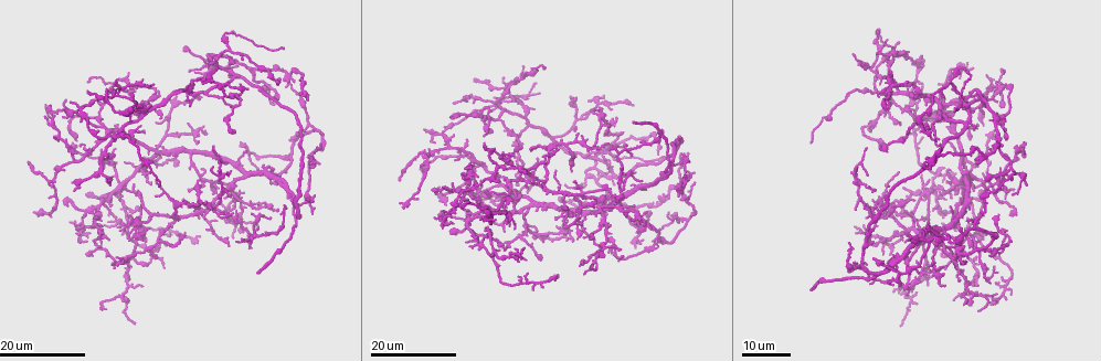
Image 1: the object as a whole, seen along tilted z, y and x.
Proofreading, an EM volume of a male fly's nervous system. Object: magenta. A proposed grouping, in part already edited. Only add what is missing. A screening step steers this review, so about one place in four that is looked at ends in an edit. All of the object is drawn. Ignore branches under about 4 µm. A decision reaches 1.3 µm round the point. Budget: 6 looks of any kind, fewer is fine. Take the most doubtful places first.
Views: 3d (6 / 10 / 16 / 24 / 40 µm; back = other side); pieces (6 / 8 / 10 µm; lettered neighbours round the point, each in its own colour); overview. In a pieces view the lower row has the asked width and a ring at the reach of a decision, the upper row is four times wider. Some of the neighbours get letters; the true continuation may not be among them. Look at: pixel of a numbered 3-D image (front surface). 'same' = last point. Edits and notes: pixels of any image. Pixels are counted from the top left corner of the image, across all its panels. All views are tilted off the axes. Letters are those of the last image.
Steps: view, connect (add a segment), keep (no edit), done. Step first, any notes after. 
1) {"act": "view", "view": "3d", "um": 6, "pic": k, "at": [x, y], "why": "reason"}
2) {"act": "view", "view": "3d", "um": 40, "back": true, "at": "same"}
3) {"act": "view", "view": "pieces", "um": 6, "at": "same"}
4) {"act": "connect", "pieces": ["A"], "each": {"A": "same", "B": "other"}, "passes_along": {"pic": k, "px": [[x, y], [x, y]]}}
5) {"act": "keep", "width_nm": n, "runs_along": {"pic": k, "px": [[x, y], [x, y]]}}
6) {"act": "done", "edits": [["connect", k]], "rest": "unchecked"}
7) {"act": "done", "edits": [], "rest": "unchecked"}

{"act": "view", "view": "3d", "um": 16, "pic": 1, "at": [258, 271], "why": "long arm stops here"}

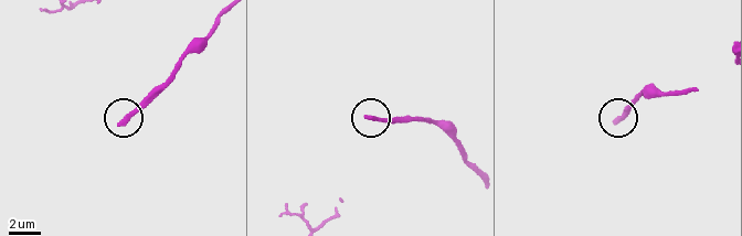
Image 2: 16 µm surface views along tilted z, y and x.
{"act": "view", "view": "pieces", "um": 6, "pic": 2, "at": [365, 118], "why": "see the neighbours"}

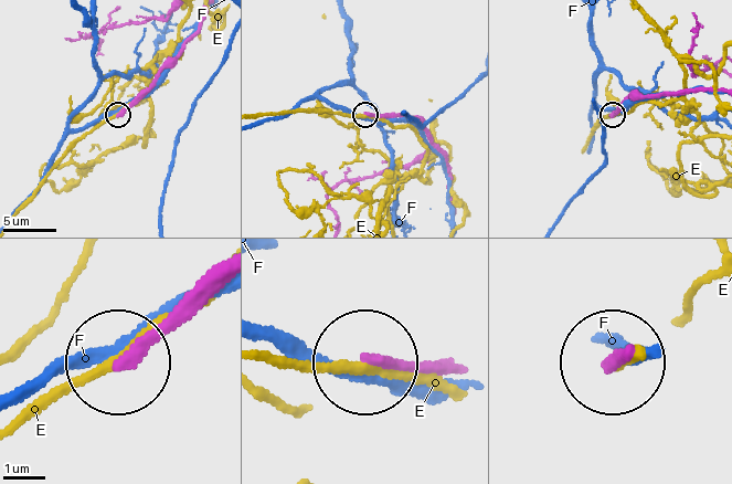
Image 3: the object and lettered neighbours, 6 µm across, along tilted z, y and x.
{"act": "keep", "each": {"E": "other", "F": "other"}, "runs_along": {"pic": 3, "px": [[221, 260], [126, 353]]}, "found": "no lettered segment goes on from it"}

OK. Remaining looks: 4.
{"act": "view", "view": "3d", "um": 24, "pic": 1, "at": [970, 137]}

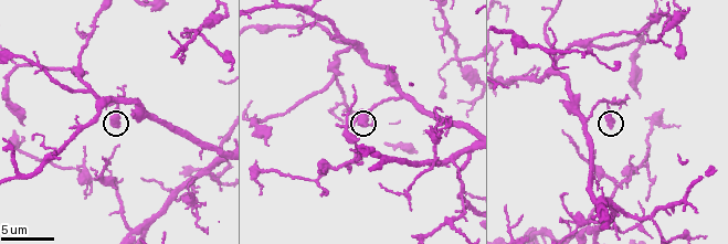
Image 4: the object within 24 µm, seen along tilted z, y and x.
{"act": "view", "view": "pieces", "um": 6, "pic": 4, "at": [363, 124], "why": "what lies round it"}

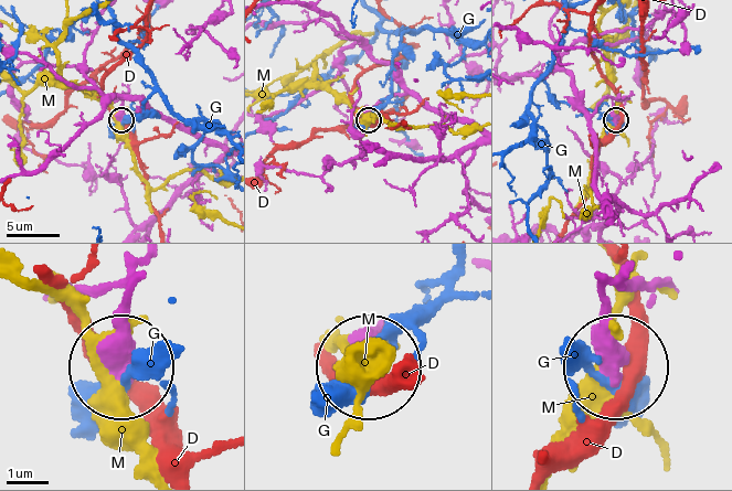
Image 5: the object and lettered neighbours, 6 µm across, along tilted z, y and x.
{"act": "keep", "each": {"D": "other", "G": "other", "M": "other"}, "found": "no lettered segment goes on from it"}

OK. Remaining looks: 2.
{"act": "view", "view": "3d", "um": 16, "pic": 1, "at": [554, 218], "why": "tapers out"}

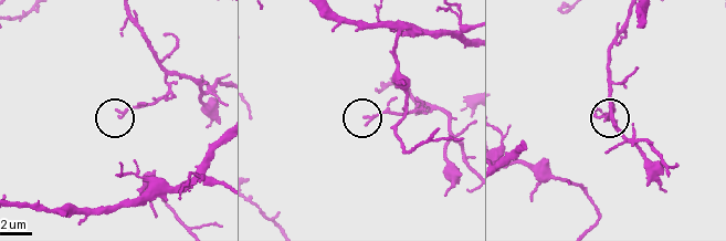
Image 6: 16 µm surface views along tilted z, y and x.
{"act": "view", "view": "pieces", "um": 8, "pic": 6, "at": [119, 115]}

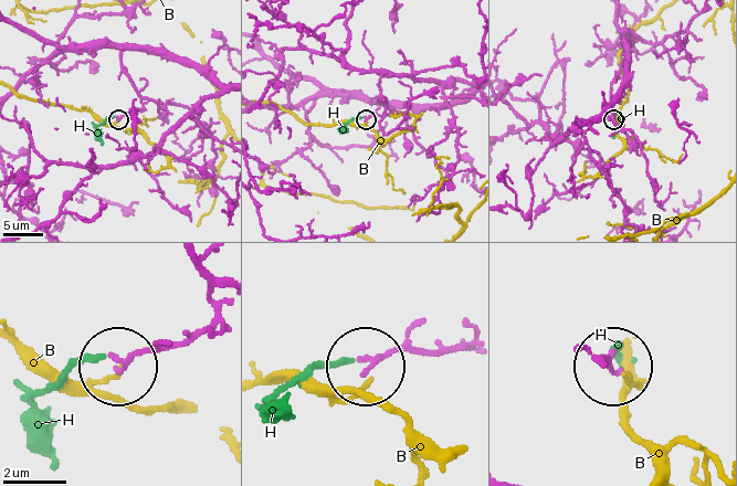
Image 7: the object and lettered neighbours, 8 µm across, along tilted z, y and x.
{"act": "connect", "pieces": ["H"], "each": {"B": "other", "H": "same"}, "passes_along": {"pic": 7, "px": [[191, 334], [83, 360], [44, 392], [38, 433], [51, 468]]}, "found": "the neuron continues"}

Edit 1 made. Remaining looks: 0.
{"act": "done", "edits": [["connect", 7]], "rest": "unchecked"}

